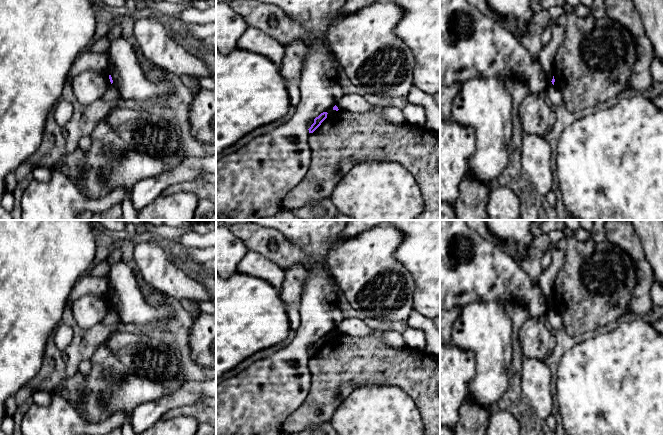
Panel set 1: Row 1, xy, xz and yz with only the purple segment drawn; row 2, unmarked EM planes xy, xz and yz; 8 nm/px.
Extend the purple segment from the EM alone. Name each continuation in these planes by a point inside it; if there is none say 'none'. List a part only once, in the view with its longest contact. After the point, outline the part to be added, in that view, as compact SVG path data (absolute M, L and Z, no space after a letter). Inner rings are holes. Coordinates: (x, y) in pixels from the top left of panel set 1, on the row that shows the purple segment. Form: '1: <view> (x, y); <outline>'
none

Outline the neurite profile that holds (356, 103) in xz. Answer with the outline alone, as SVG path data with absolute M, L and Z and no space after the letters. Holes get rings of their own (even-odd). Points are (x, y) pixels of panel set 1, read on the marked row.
M362 93L345 94L336 106L339 110L350 111L352 113L367 113L376 107L370 104L363 97Z

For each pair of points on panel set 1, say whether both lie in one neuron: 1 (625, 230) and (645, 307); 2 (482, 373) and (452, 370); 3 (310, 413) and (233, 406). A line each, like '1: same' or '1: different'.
1: same
2: different
3: different

